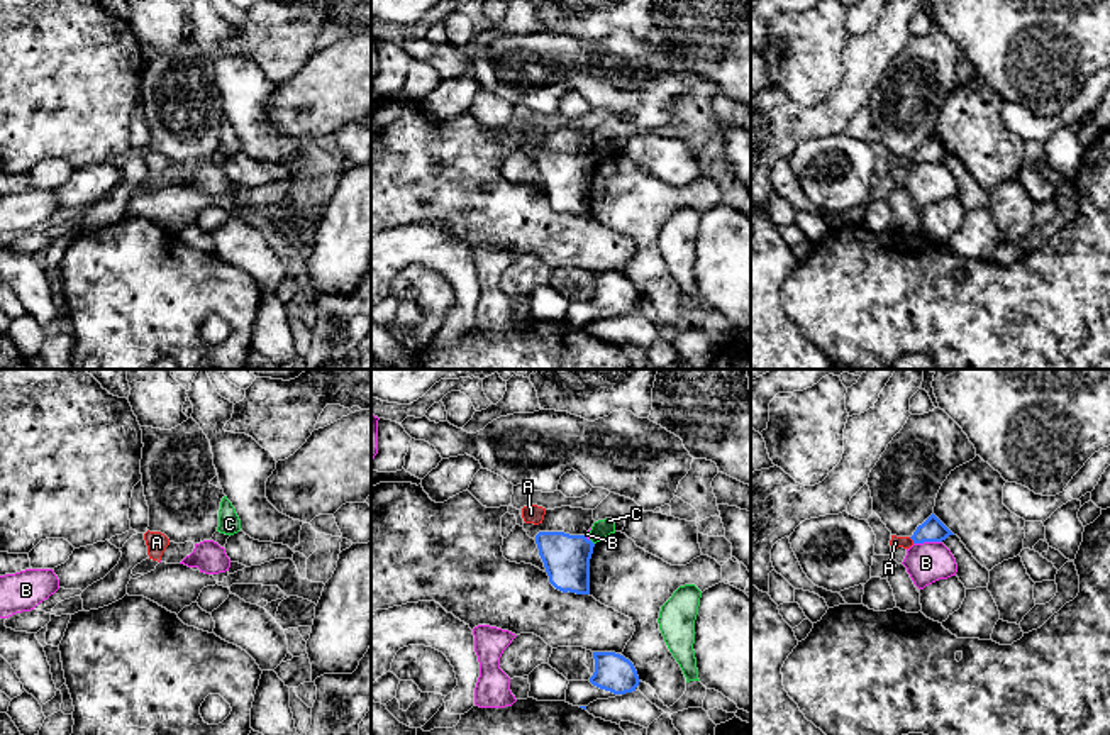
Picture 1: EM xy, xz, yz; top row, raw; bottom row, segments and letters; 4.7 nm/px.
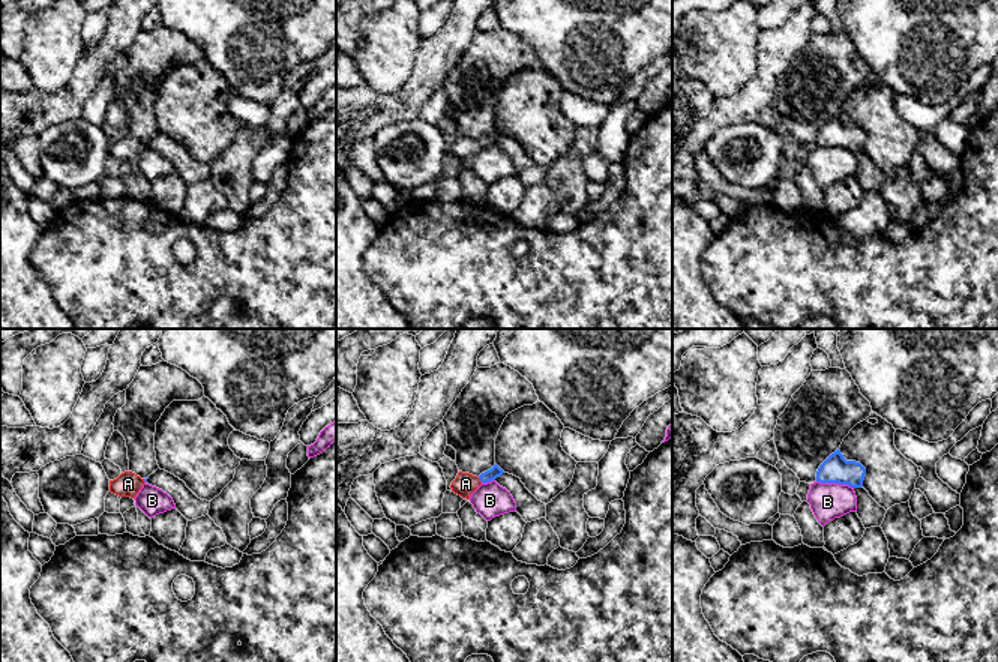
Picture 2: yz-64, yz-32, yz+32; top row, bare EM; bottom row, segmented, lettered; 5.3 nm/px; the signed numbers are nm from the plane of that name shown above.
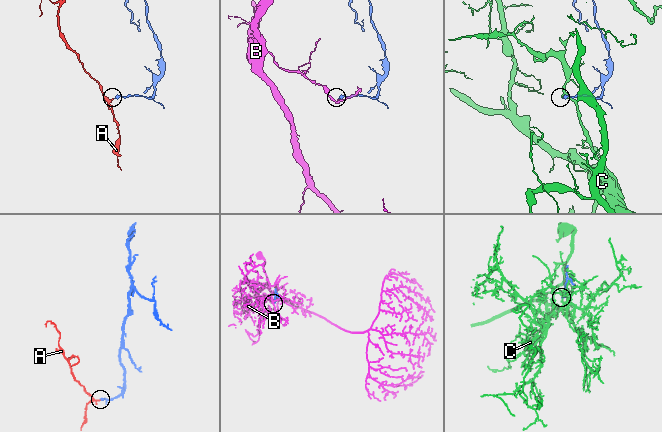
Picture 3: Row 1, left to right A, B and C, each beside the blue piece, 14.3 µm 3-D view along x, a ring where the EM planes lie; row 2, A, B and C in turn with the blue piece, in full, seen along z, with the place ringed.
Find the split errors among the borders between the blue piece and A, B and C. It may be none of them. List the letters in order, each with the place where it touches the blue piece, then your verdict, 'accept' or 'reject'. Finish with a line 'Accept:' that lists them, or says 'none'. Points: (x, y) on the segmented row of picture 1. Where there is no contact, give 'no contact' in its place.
A: contact yz (912, 539); accept
B: contact yz (927, 541); reject
C: contact xz (592, 542); reject
Accept: A

